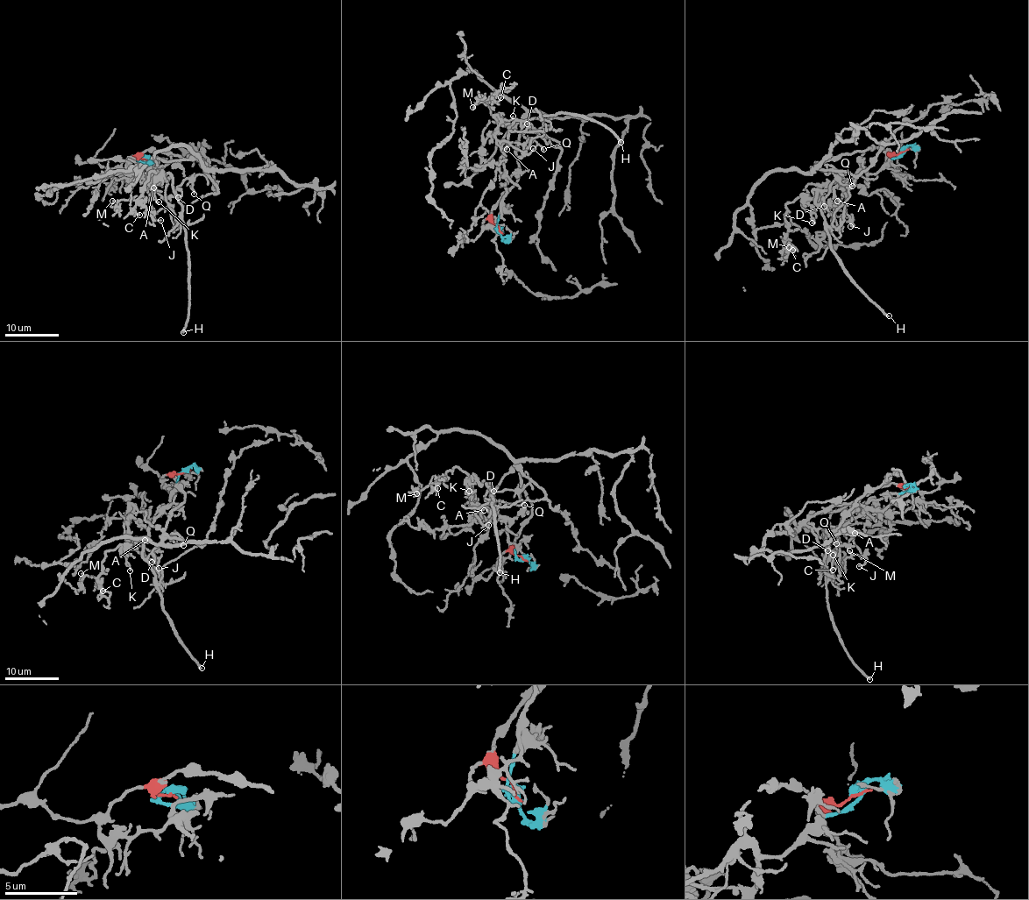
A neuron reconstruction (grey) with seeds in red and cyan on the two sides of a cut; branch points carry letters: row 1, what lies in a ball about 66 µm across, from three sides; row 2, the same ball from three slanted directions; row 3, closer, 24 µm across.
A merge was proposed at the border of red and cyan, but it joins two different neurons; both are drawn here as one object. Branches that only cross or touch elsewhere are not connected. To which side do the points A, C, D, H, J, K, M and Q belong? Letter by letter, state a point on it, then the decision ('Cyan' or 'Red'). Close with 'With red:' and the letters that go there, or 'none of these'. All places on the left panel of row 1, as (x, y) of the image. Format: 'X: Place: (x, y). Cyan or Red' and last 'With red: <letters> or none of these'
A: Place: (153, 187). Cyan
C: Place: (139, 215). Cyan
D: Place: (178, 197). Cyan
H: Place: (183, 332). Cyan
J: Place: (160, 220). Cyan
K: Place: (159, 201). Cyan
M: Place: (112, 201). Cyan
Q: Place: (194, 194). Cyan
With red: none of these

